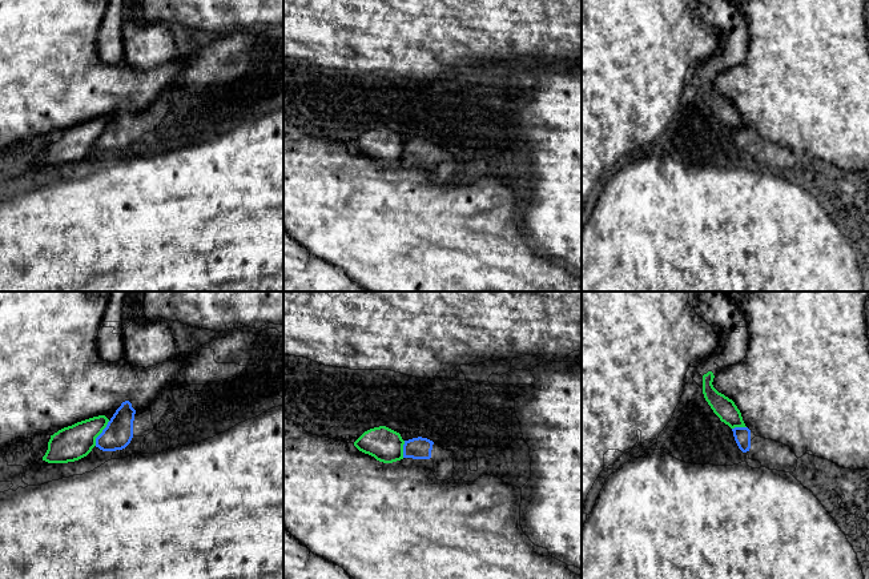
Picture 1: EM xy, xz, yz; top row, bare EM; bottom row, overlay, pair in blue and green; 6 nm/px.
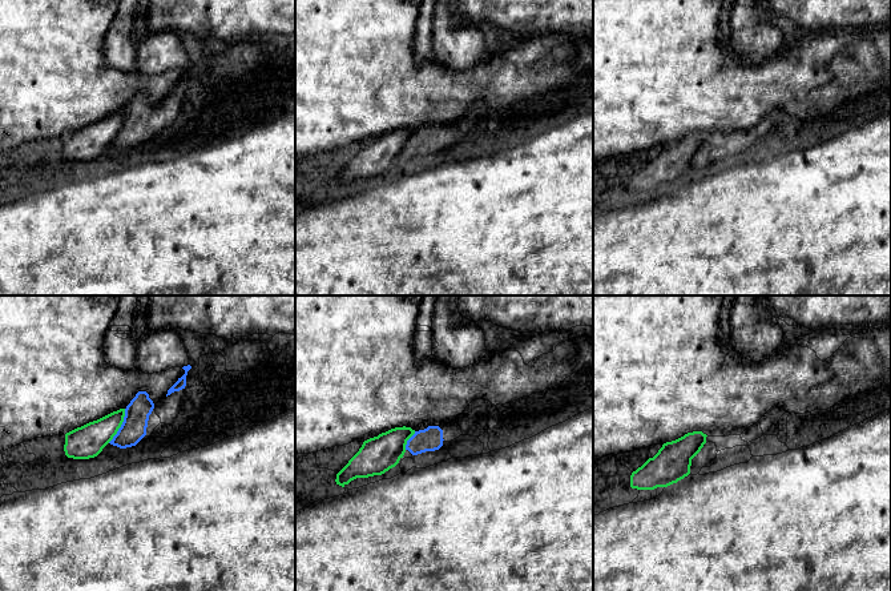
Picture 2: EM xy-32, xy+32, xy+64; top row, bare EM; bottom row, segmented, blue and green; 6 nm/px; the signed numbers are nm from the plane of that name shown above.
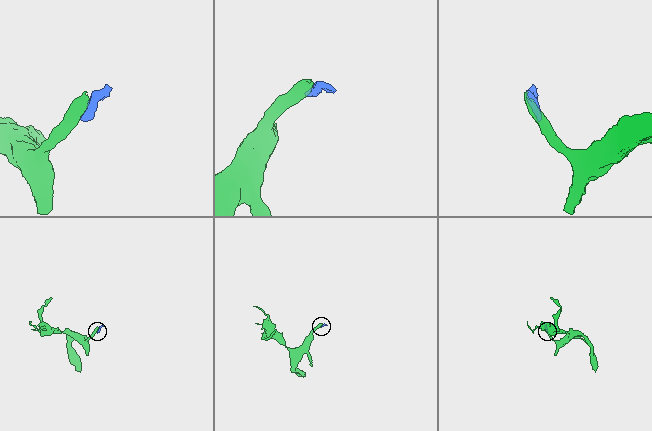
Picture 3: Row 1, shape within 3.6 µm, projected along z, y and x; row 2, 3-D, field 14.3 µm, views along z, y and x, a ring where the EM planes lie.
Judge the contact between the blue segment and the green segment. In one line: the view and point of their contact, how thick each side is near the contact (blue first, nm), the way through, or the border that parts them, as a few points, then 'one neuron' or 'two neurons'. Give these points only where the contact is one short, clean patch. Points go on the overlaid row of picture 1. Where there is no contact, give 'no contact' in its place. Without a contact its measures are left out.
meets blue in xy at (101, 433); 170 nm thick on the blue side, 220 nm on the other; border along xy (109, 421), (96, 438), (95, 445); two neurons

